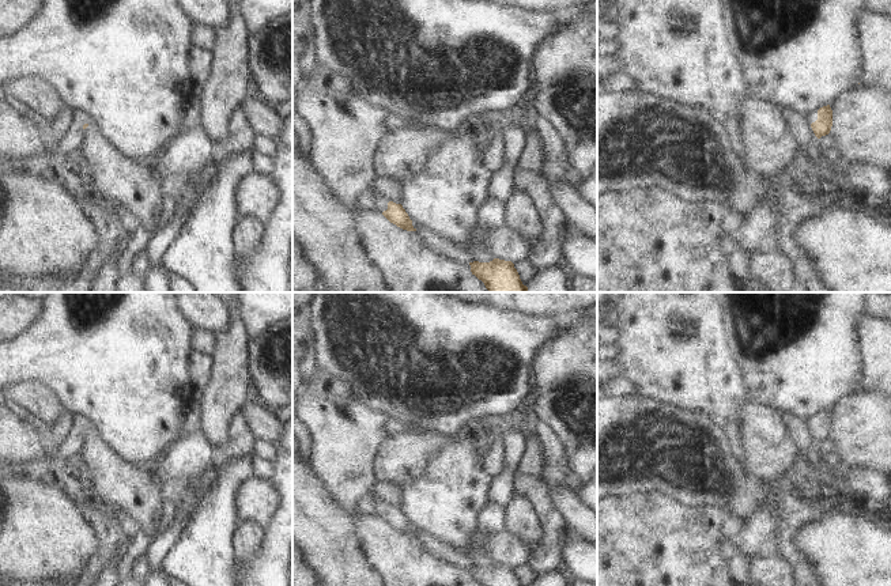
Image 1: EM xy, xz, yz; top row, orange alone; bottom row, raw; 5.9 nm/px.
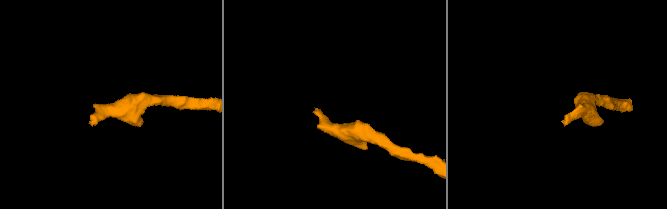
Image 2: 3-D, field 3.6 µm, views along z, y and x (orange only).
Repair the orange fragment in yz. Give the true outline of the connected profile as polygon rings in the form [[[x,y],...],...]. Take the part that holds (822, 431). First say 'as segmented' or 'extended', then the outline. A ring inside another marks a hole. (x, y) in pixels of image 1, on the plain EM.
extended; [[[830,409],[820,412],[819,415],[808,420],[811,432],[818,443],[830,438],[833,431],[833,415]]]

